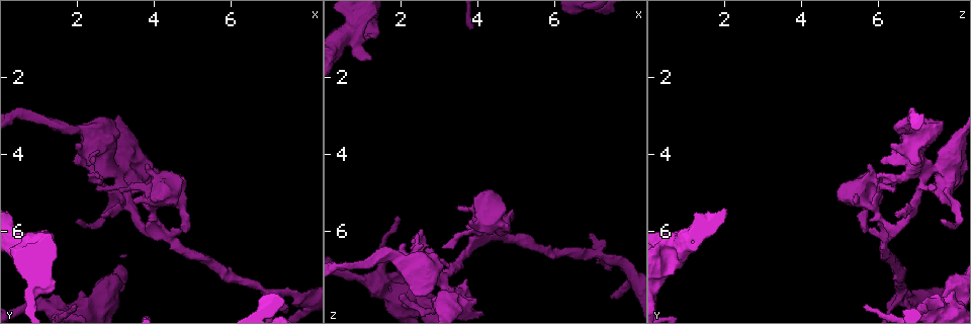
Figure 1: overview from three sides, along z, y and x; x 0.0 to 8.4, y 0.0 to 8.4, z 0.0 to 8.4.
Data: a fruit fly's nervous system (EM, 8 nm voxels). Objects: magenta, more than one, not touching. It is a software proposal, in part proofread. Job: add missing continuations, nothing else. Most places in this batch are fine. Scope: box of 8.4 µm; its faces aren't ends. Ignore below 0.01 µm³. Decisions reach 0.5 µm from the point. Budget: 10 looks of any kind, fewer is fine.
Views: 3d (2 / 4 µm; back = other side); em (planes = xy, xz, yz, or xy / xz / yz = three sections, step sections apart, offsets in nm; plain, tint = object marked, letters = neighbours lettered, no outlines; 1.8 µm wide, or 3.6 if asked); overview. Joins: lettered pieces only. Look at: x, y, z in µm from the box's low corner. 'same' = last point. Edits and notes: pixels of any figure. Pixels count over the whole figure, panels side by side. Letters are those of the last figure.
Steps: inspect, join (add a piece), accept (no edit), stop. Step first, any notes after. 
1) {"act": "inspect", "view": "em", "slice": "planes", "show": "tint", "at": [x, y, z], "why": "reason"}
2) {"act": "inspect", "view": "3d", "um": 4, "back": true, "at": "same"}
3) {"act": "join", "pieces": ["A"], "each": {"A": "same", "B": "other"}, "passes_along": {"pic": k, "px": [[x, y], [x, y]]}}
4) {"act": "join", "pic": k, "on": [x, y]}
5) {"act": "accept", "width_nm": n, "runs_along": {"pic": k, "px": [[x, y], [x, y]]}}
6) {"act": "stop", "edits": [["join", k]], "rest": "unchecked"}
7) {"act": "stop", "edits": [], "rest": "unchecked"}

{"act": "inspect", "view": "3d", "um": 4, "at": [7.00, 7.60, 6.65], "why": "arms part here"}

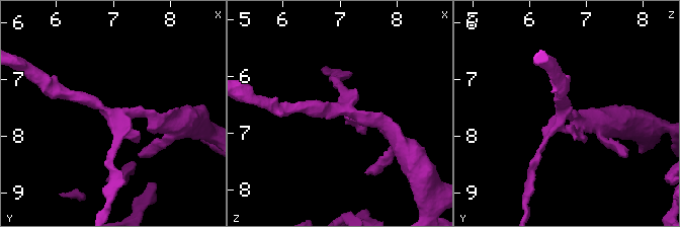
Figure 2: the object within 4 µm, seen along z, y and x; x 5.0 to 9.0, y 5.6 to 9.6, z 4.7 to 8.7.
{"act": "inspect", "view": "em", "slice": "planes", "show": "tint", "at": [7.05, 7.60, 6.60], "why": "need the tissue"}

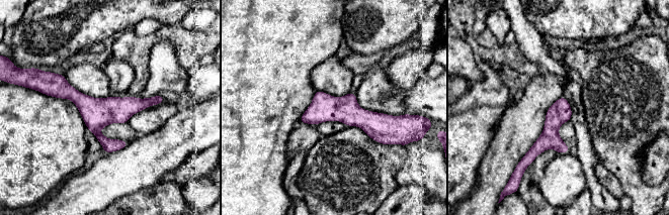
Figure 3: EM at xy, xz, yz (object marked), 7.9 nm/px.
{"act": "inspect", "view": "em", "slice": "planes", "show": "letters", "at": "same", "why": "what lies round it"}

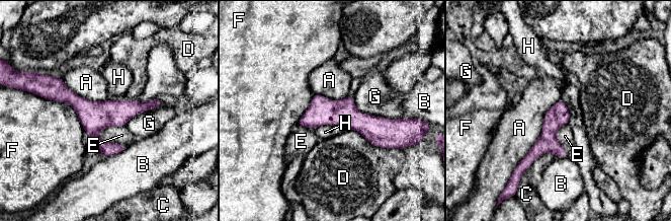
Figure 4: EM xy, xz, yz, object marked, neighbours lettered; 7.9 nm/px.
{"act": "accept", "each": {"A": "other", "B": "other", "C": "other", "D": "other", "E": "other", "F": "other", "G": "other", "H": "other"}, "runs_along": {"pic": 4, "px": [[49, 92], [86, 109], [159, 102]]}, "found": "no lettered piece goes on from it"}

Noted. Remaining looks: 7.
{"act": "inspect", "view": "em", "slice": "yz", "step": 8, "show": "tint", "at": [1.15, 6.00, 1.40], "why": "free end"}

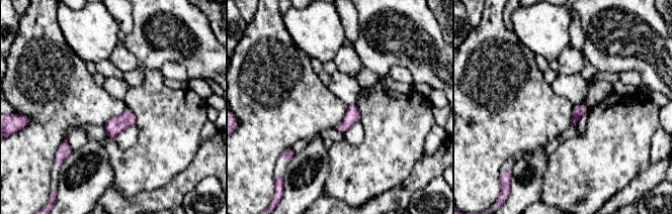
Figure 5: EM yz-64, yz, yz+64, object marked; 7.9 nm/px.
{"act": "inspect", "view": "em", "slice": "planes", "show": "letters", "at": "same", "why": "another direction"}

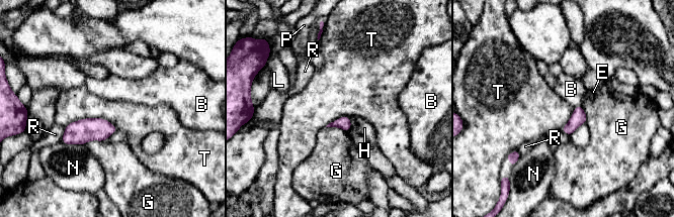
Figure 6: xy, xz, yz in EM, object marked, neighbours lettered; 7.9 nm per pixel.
{"act": "accept", "longest_contact_nm": ["T", 420], "each": {"B": "other", "E": "other", "G": "other", "H": "other", "L": "other", "N": "other", "P": "other", "R": "other", "T": "other"}, "border": {"pic": 6, "px": [[65, 126], [104, 118], [117, 129]]}, "found": "no lettered piece goes on from it"}

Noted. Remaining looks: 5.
{"act": "inspect", "view": "3d", "um": 2, "at": [2.50, 4.65, 6.60], "why": "abrupt turn"}

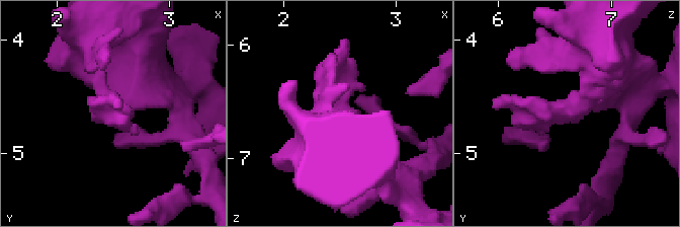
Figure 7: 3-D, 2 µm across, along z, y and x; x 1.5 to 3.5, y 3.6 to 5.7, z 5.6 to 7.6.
{"act": "inspect", "view": "em", "slice": "planes", "show": "tint", "at": [2.46, 4.62, 6.60]}

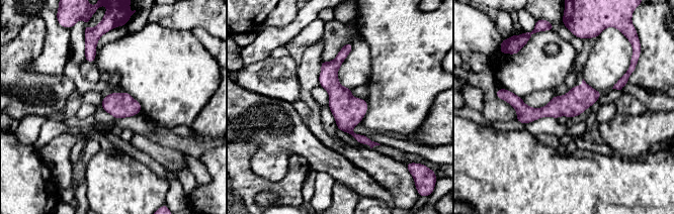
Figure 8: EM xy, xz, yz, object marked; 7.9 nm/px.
{"act": "inspect", "view": "em", "slice": "planes", "show": "letters", "at": "same"}

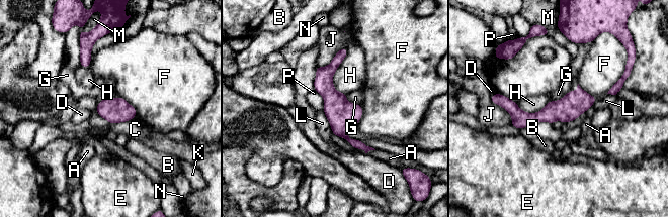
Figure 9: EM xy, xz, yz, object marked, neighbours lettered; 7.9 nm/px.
{"act": "accept", "each": {"A": "other", "B": "other", "C": "other", "D": "other", "E": "other", "F": "other", "G": "other", "H": "other", "J": "other", "K": "other", "L": "other", "M": "other", "N": "other", "P": "other"}, "border": {"pic": 9, "px": [[346, 94], [348, 101], [360, 105]]}, "found": "no lettered piece goes on from it"}

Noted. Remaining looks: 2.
{"act": "inspect", "view": "3d", "um": 4, "back": true, "at": [3.05, 7.25, 7.95], "why": "an open end"}

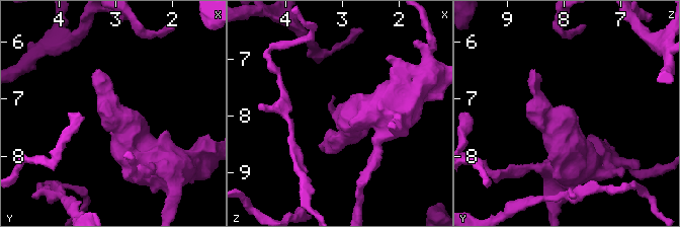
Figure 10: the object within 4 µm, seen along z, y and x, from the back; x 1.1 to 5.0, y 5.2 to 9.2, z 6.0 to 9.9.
{"act": "inspect", "view": "em", "slice": "planes", "show": "letters", "at": [3.15, 7.20, 7.90], "why": "need the tissue"}

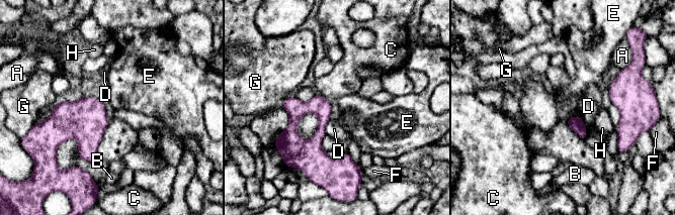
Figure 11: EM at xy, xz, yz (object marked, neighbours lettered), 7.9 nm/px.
{"act": "accept", "each": {"A": "other", "B": "other", "C": "other", "D": "other", "E": "other", "F": "other", "G": "other", "H": "other"}, "border": {"pic": 11, "px": [[317, 93], [329, 101]]}, "found": "no lettered piece goes on from it"}

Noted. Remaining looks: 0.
{"act": "stop", "edits": [], "rest": "unchecked"}

